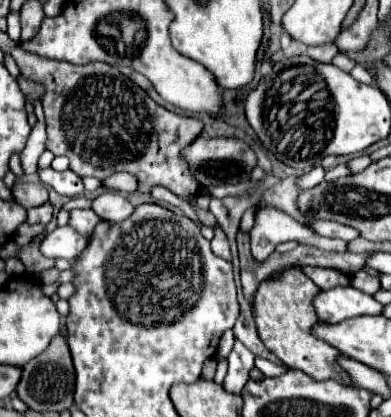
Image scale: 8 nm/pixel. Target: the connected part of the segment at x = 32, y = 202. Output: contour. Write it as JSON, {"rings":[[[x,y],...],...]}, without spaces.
{"rings":[[[15,182],[11,188],[13,200],[21,204],[23,208],[41,206],[47,202],[47,188],[43,184],[31,184],[31,182]]]}

